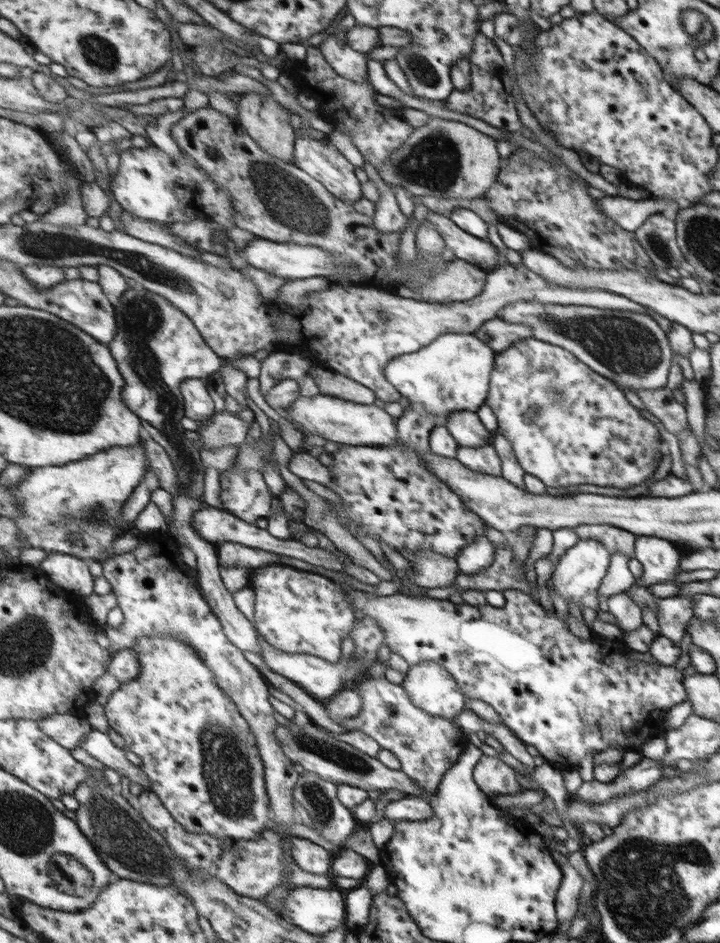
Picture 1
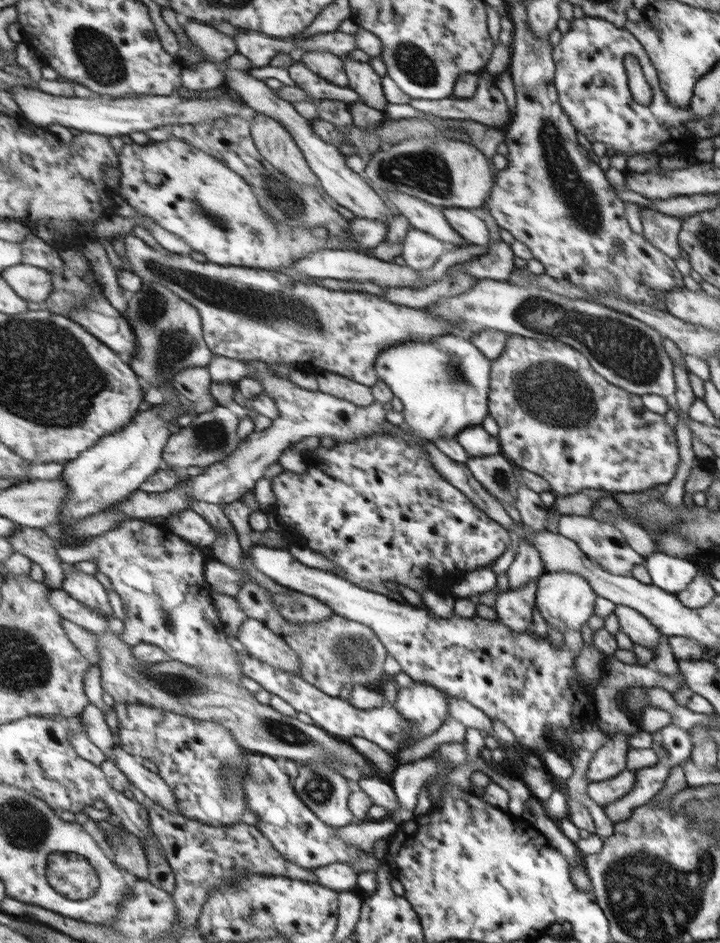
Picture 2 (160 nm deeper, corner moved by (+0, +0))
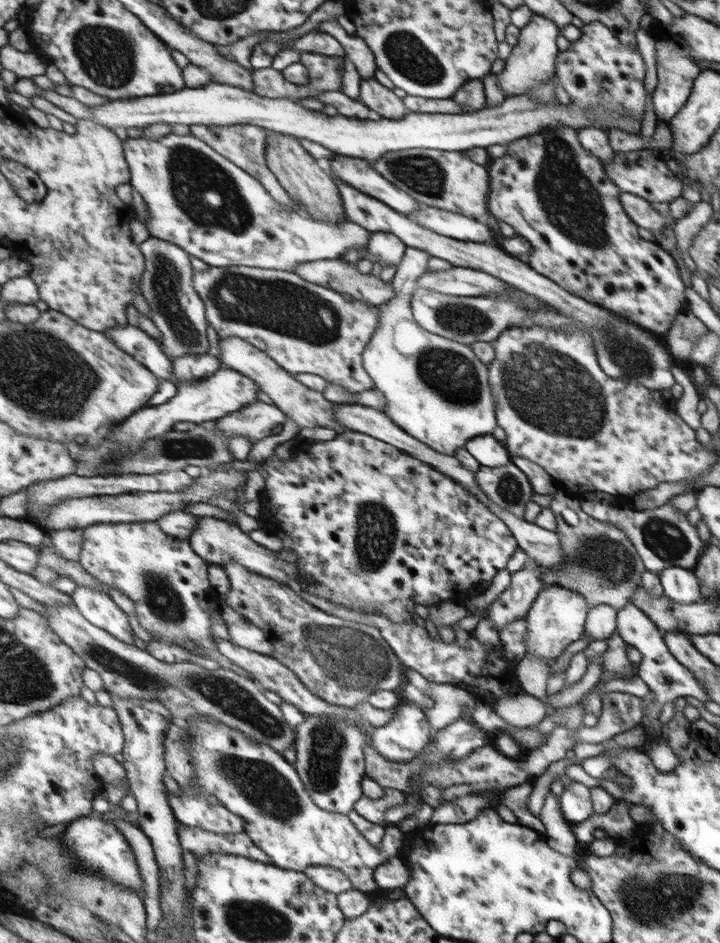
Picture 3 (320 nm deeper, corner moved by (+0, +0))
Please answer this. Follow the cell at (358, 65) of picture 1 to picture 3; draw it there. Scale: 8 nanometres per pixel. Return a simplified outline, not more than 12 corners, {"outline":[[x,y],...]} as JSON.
{"outline":[[374,77],[361,78],[359,100],[377,117],[399,120],[404,99]]}

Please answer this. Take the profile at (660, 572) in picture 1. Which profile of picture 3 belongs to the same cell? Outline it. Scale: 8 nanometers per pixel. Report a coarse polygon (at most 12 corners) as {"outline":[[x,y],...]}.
{"outline":[[669,567],[657,576],[662,594],[679,604],[698,602],[692,569]]}

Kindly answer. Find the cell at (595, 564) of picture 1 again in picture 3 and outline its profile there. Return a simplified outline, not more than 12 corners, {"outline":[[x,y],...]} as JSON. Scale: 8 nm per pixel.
{"outline":[[545,585],[526,616],[527,652],[553,664],[582,636],[587,602]]}

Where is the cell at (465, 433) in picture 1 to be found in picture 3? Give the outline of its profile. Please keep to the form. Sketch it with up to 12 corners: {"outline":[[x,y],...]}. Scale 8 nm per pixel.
{"outline":[[493,435],[473,438],[465,449],[485,467],[512,461]]}

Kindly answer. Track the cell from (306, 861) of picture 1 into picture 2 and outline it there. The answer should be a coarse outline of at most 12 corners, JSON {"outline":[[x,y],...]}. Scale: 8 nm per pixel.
{"outline":[[254,751],[243,781],[258,829],[289,862],[313,870],[375,854],[343,841],[291,785]]}

